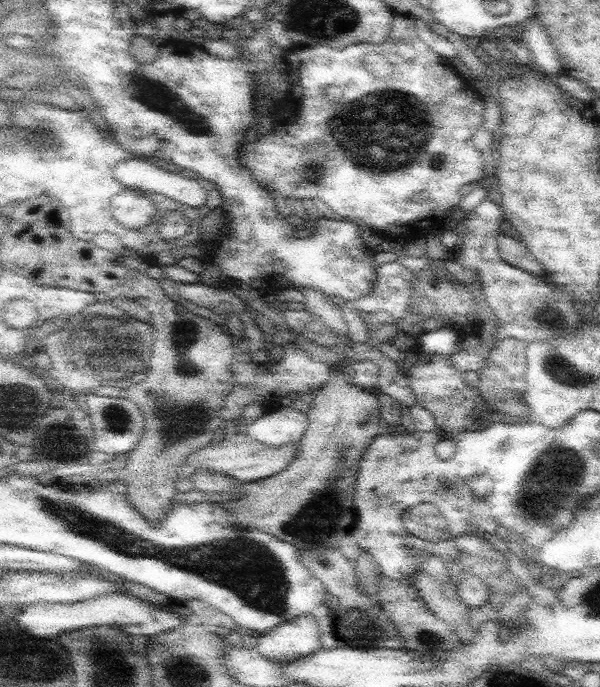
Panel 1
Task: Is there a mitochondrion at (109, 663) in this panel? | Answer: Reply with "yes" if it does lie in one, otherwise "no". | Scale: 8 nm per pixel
no

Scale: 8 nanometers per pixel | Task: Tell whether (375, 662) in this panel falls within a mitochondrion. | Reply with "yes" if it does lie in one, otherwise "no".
no

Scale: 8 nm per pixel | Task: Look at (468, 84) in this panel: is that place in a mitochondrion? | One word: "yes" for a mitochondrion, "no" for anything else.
no

